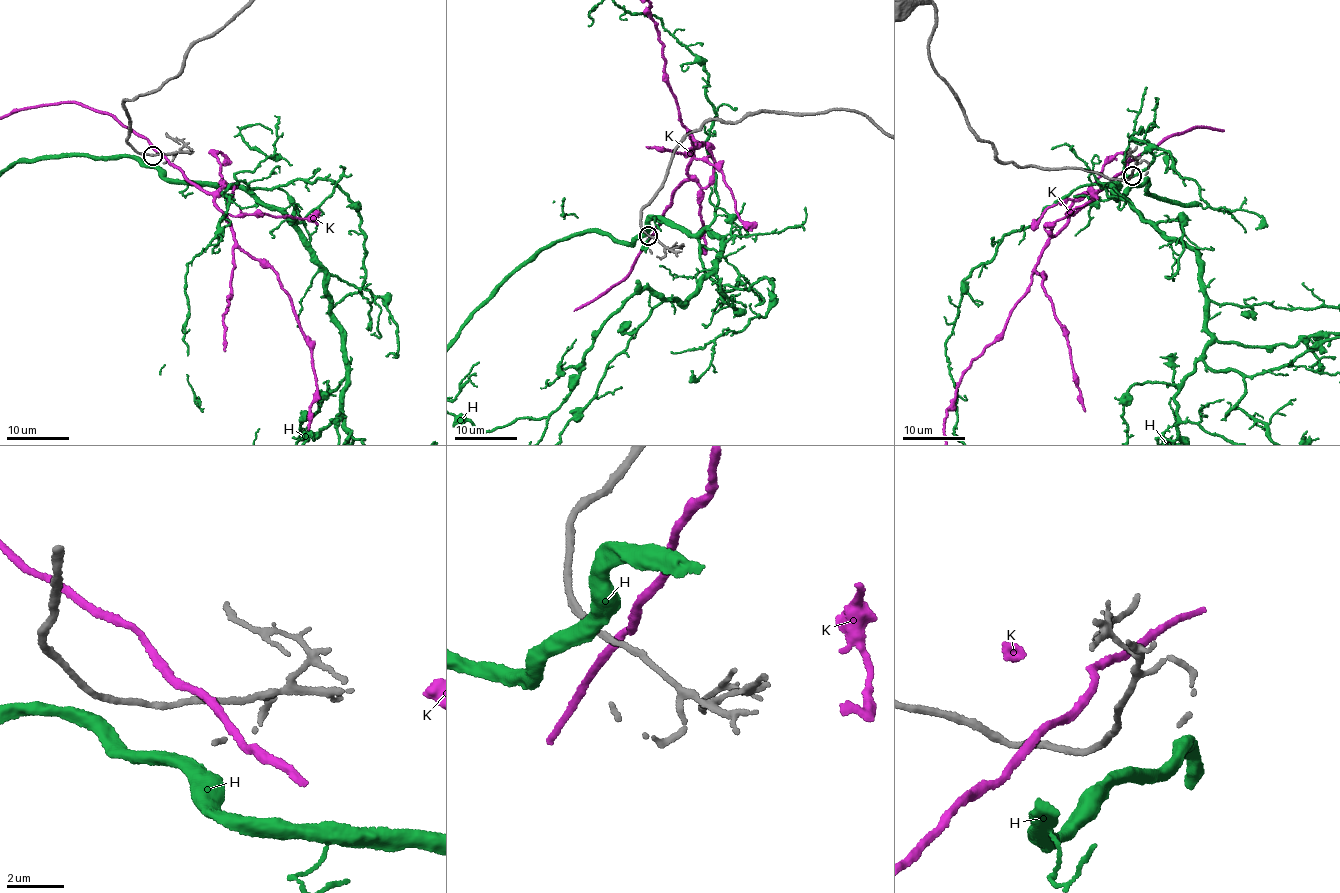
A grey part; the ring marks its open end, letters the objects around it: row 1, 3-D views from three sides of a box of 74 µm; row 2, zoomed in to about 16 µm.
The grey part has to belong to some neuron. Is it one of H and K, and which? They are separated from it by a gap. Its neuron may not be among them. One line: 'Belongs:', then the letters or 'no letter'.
Belongs: H

